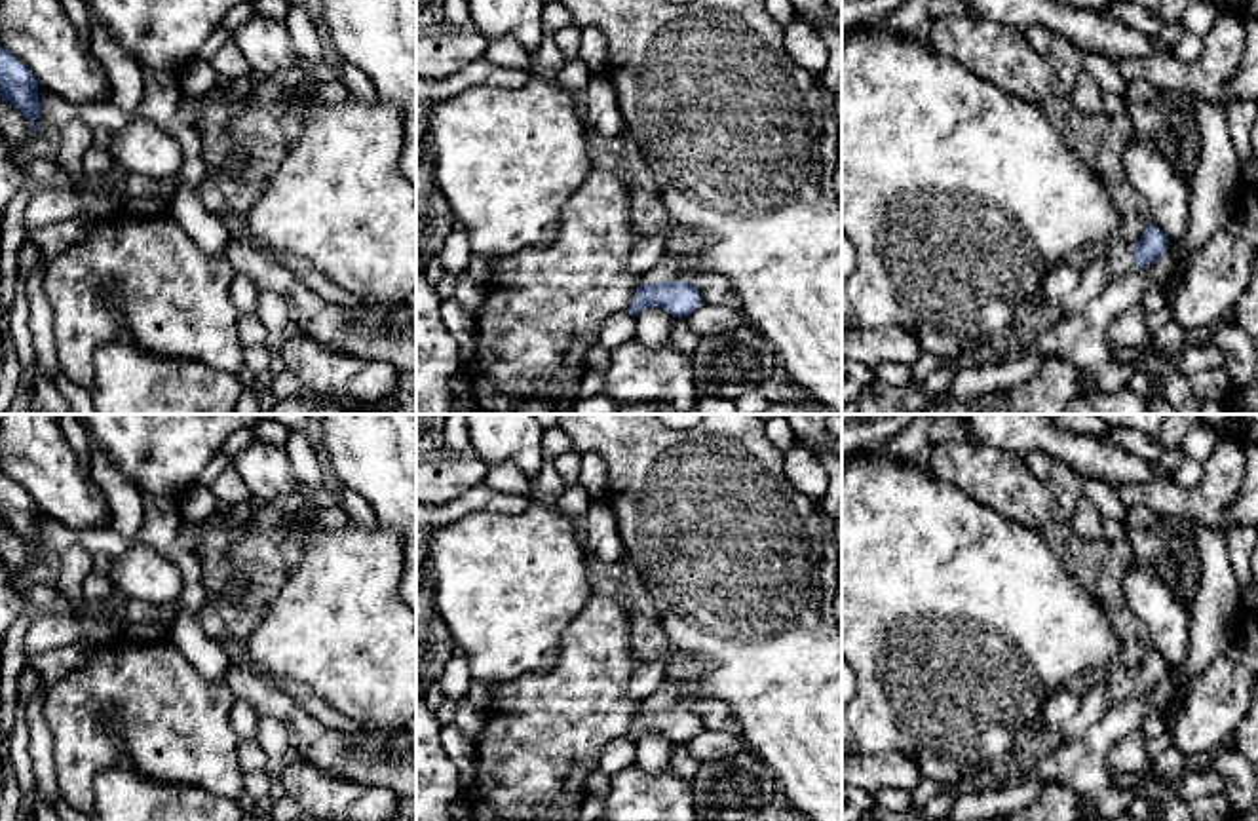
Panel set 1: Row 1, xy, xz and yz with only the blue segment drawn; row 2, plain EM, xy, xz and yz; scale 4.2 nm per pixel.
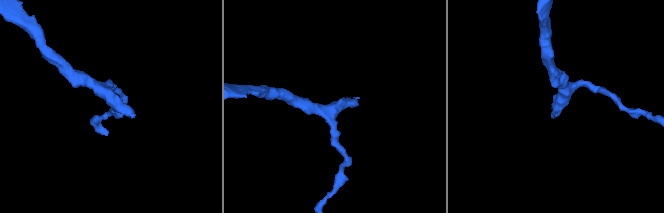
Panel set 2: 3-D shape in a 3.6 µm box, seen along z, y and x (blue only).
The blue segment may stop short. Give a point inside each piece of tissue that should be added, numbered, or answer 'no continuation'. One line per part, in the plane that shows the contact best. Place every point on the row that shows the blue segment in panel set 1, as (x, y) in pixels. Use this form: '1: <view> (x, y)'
1: xz (673, 267)

